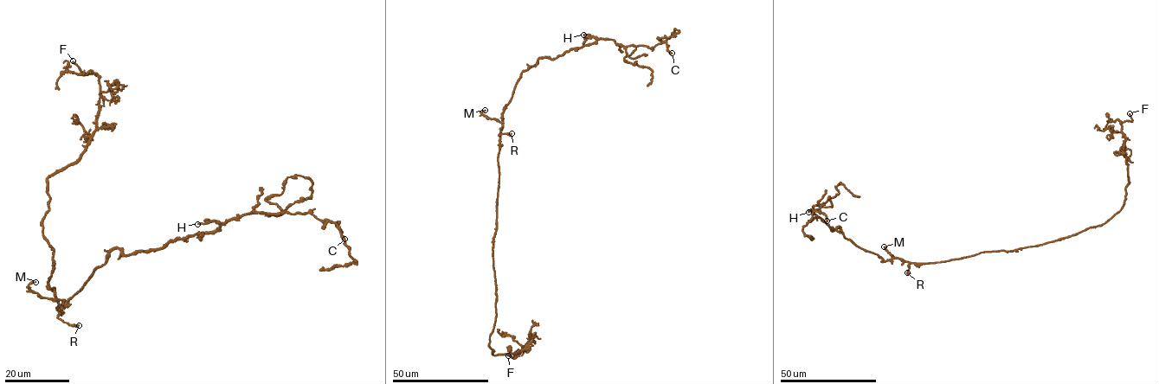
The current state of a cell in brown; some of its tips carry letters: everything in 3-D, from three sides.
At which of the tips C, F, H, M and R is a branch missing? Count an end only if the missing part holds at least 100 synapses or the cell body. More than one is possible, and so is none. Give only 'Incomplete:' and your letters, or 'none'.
Incomplete: F

